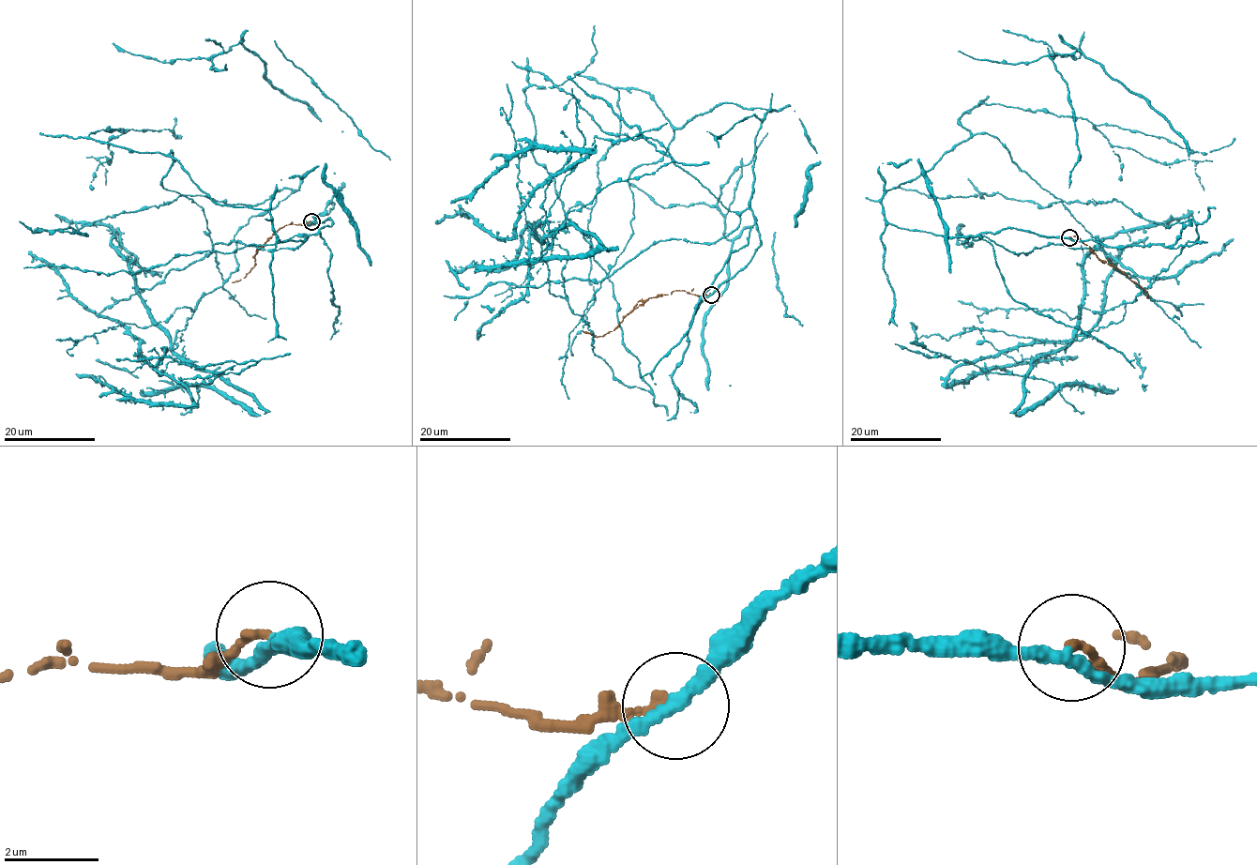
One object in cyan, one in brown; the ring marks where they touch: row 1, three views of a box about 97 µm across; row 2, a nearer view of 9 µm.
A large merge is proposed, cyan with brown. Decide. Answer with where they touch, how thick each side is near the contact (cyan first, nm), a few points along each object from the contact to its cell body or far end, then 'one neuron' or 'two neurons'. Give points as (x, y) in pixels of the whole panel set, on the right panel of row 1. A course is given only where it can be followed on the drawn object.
at (1069, 237); 280 nm thick on the cyan side, 180 nm on the other; cyan runs (1069, 237), (885, 219), (963, 141), (1142, 292), (1033, 360), (1016, 415), (1062, 385), (912, 322); brown runs (1069, 237), (1075, 241), (1080, 237), (1101, 261), (1113, 265), (1146, 290), (1148, 297); two neurons

